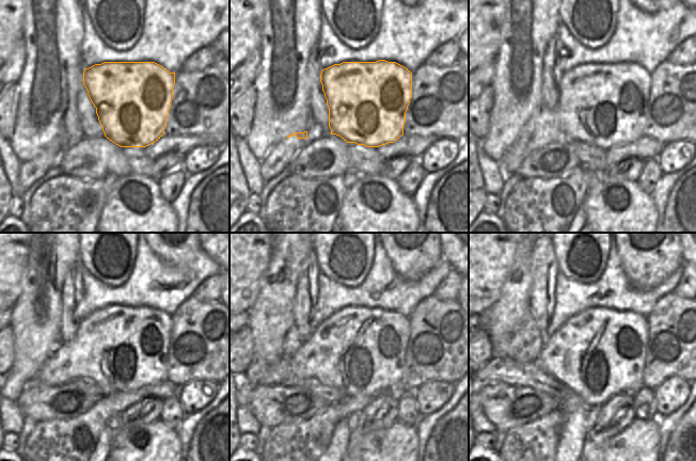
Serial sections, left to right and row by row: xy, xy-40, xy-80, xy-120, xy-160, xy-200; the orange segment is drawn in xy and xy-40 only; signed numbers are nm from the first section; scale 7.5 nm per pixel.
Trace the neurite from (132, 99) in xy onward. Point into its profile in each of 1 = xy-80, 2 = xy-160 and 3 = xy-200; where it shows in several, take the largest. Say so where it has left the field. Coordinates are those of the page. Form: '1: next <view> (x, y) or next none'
1: next xy-80 (603, 105)
2: next xy-160 (362, 350)
3: next xy-200 (598, 353)

